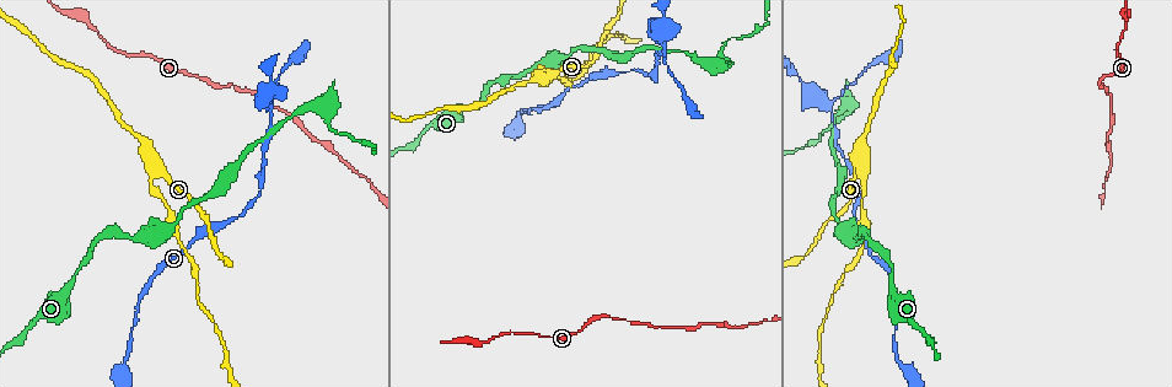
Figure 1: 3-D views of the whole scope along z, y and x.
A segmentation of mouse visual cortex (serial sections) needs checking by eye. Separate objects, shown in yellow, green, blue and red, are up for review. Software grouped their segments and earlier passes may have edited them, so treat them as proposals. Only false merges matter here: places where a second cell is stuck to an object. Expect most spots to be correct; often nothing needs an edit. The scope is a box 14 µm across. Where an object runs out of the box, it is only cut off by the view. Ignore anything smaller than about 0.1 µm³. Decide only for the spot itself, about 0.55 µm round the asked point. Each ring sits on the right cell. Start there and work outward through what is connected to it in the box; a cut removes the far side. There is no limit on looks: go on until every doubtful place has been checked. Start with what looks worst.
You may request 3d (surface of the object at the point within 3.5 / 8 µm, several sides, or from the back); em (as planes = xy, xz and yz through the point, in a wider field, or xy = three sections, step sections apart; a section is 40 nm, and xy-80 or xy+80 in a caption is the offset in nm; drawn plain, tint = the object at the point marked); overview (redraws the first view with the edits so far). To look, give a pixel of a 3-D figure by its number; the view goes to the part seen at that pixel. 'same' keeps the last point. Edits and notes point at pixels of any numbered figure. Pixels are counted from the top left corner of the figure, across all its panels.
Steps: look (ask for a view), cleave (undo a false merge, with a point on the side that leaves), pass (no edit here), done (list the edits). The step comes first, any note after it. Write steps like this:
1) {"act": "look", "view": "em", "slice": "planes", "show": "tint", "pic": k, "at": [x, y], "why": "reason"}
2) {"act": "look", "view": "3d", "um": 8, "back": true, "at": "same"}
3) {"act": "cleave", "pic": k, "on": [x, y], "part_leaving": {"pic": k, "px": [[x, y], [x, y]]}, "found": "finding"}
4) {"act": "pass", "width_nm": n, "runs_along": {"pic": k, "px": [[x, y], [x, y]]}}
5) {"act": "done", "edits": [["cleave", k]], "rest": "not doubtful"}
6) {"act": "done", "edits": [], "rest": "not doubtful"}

{"act": "look", "view": "3d", "um": 8, "pic": 1, "at": [829, 108], "why": "three arms meet"}

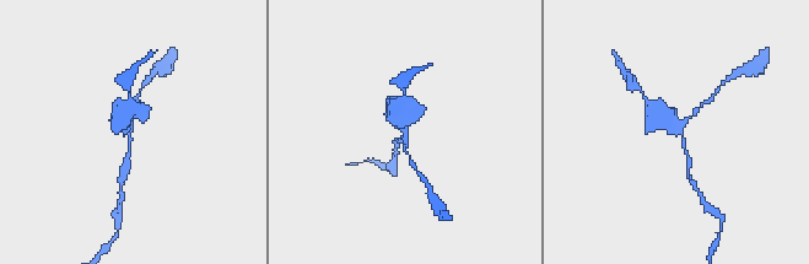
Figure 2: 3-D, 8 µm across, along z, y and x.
{"act": "look", "view": "em", "slice": "xy", "step": 5, "show": "tint", "pic": 2, "at": [130, 132], "arms": 3, "arm_widths_nm": [150, 200, 700]}

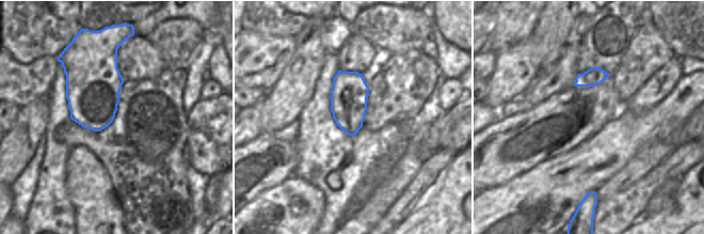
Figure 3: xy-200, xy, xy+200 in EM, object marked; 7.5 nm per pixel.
{"act": "pass", "runs_along": {"pic": 2, "px": [[689, 166], [680, 133], [656, 111]]}, "found": "continuous, no second cell"}

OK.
{"act": "look", "view": "3d", "um": 3.5, "pic": 1, "at": [330, 121], "why": "abrupt turn"}

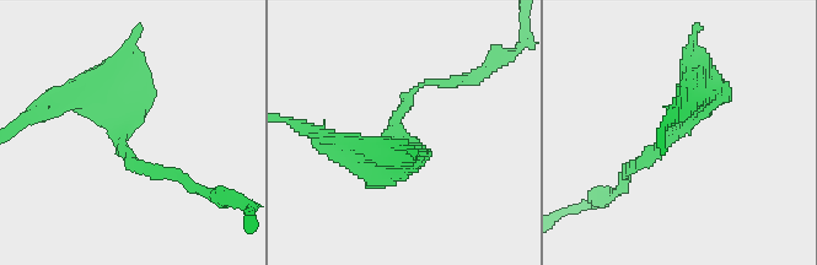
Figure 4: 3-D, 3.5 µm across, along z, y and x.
{"act": "look", "view": "em", "slice": "xy", "step": 2, "show": "tint", "pic": 4, "at": [669, 137], "arm_widths_nm": [100, 400], "why": "shape alone is not enough"}

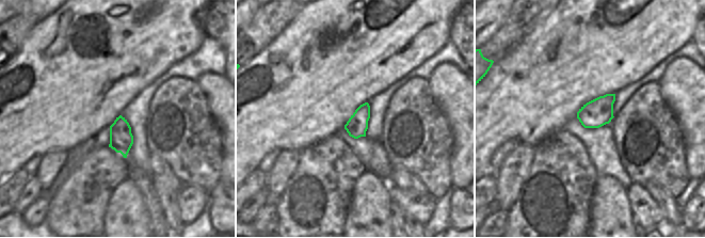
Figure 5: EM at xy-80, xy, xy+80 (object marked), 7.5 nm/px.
{"act": "look", "view": "em", "slice": "xy", "step": 1, "show": "tint", "at": "same"}

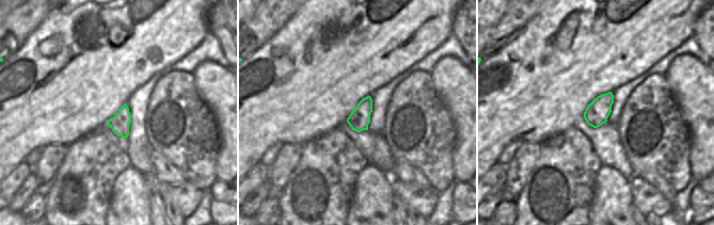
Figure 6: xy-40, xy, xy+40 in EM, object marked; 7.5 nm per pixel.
{"act": "pass", "runs_along": {"pic": 4, "px": [[80, 97], [111, 101], [122, 150], [164, 173]]}, "found": "all the same cell"}

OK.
{"act": "look", "view": "3d", "um": 3.5, "pic": 1, "at": [862, 170], "why": "abrupt turn"}

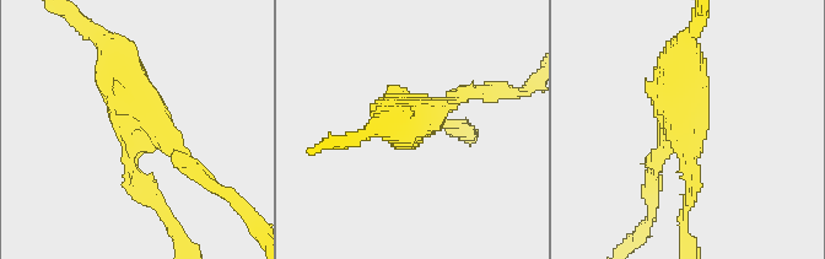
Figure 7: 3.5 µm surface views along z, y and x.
{"act": "look", "view": "em", "slice": "xy", "step": 5, "show": "tint", "pic": 7, "at": [687, 132], "arms": 3, "arm_widths_nm": [200, 200, 600]}

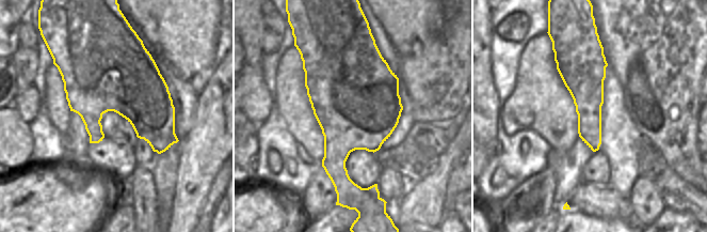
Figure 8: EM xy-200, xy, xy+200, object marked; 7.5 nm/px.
{"act": "look", "view": "em", "slice": "xy", "step": 2, "show": "tint", "at": "same"}

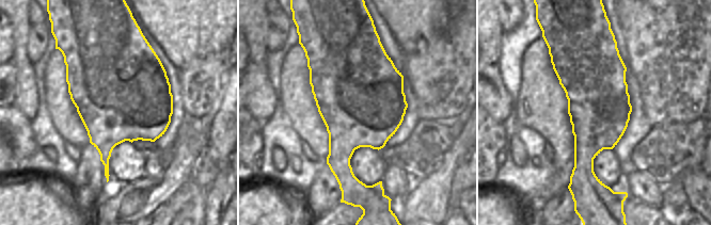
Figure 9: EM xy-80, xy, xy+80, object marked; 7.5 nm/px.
{"act": "pass", "width_nm": 650, "runs_along": {"pic": 7, "px": [[475, 92], [404, 130], [426, 130]]}, "found": "all the same cell"}

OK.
{"act": "done", "edits": [], "rest": "not doubtful"}

